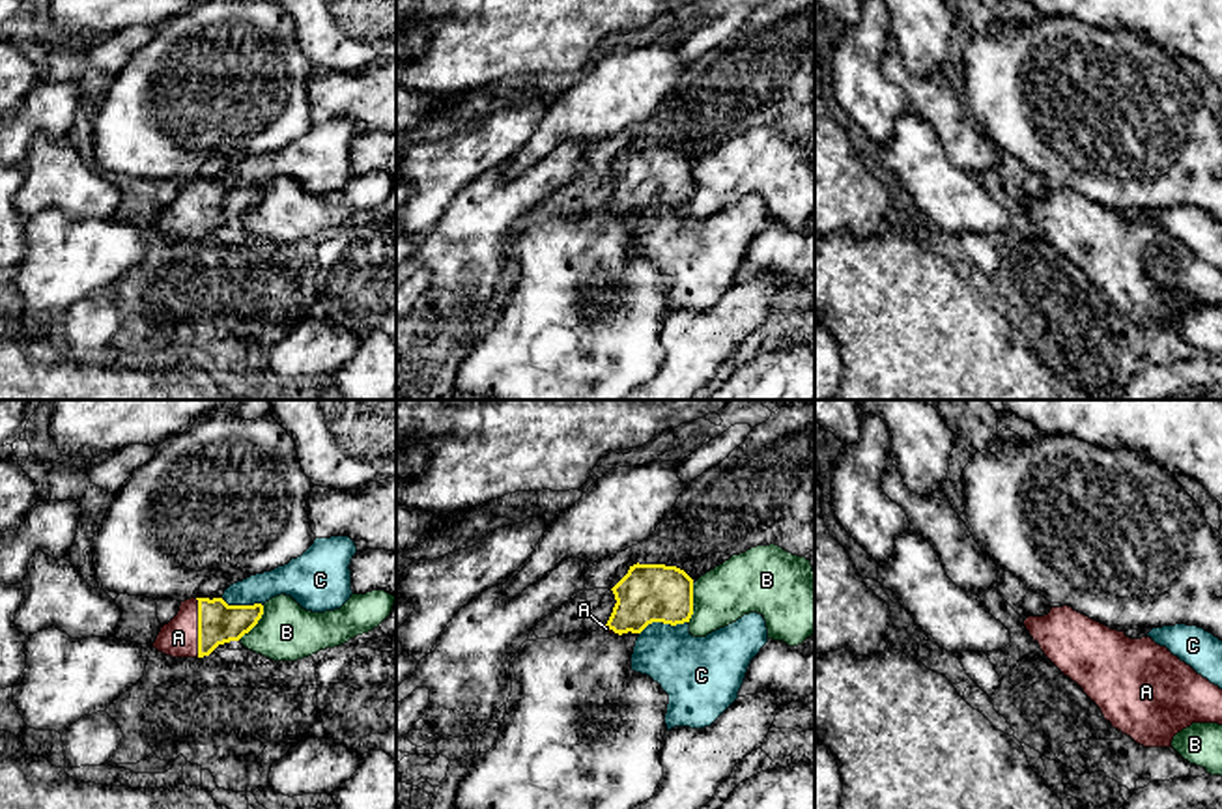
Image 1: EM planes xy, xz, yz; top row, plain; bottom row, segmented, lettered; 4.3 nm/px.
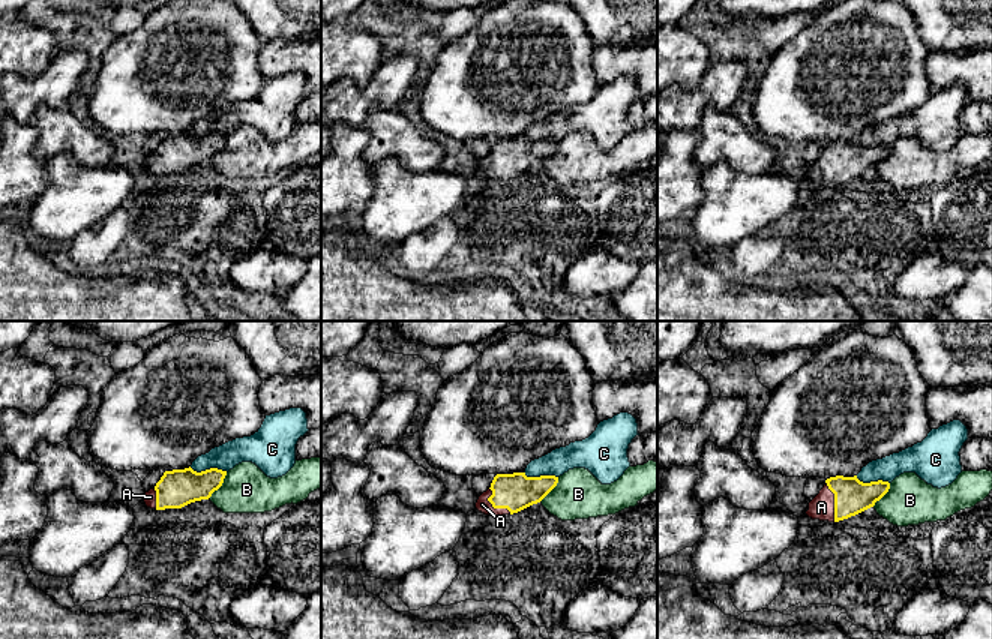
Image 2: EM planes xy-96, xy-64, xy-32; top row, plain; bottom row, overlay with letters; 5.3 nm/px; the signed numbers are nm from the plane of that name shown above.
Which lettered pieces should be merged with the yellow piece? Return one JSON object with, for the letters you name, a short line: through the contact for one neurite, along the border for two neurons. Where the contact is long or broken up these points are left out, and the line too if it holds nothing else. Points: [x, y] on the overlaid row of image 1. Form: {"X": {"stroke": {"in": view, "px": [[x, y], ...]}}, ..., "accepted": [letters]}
{"A": {"stroke": {"in": "xy", "px": [[219, 623], [206, 623], [198, 628], [178, 638]]}}, "accepted": ["A"]}

